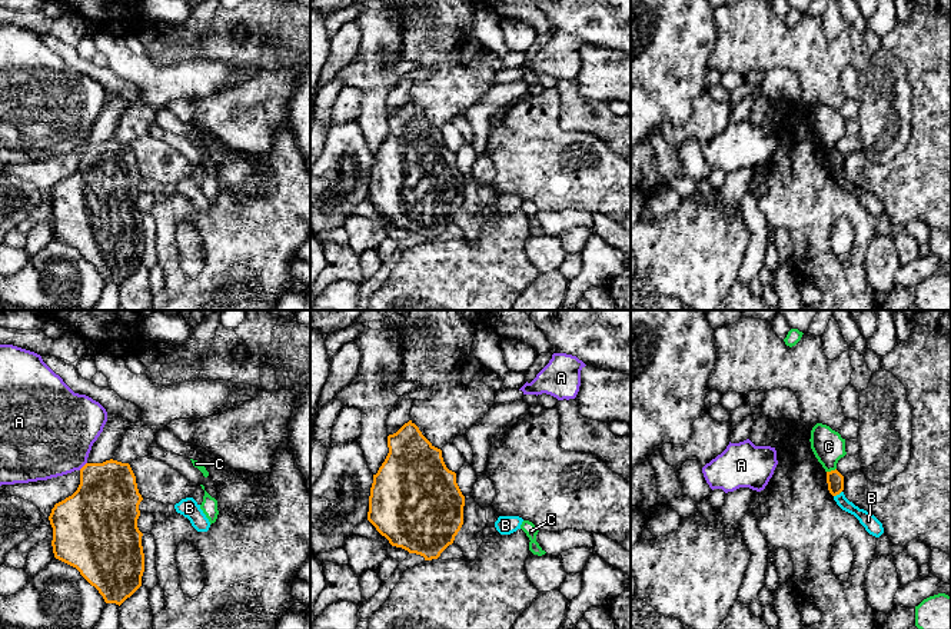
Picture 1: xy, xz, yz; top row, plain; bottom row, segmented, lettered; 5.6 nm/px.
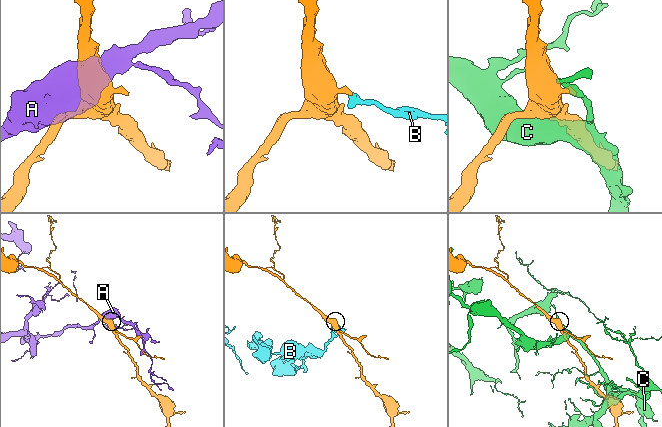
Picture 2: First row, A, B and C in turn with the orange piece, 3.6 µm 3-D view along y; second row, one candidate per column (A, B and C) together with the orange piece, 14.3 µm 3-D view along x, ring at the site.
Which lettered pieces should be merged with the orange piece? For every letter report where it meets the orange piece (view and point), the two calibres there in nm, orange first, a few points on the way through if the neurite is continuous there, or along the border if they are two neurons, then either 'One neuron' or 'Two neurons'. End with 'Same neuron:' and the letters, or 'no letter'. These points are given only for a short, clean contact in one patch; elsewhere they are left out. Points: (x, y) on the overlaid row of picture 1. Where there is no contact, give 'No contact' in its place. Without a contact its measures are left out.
A: Touches orange at xy (83, 466). Thickness 360 nm (orange) against 460 nm. Two neurons
B: Touches orange at yz (837, 493). Thickness 100 nm (orange) against 90 nm. Boundary: yz (841, 491), (834, 496). Two neurons
C: Touches orange at yz (831, 471). Thickness 100 nm (orange) against 180 nm. Two neurons
Same neuron: no letter

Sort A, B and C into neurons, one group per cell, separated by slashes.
A / B / C

